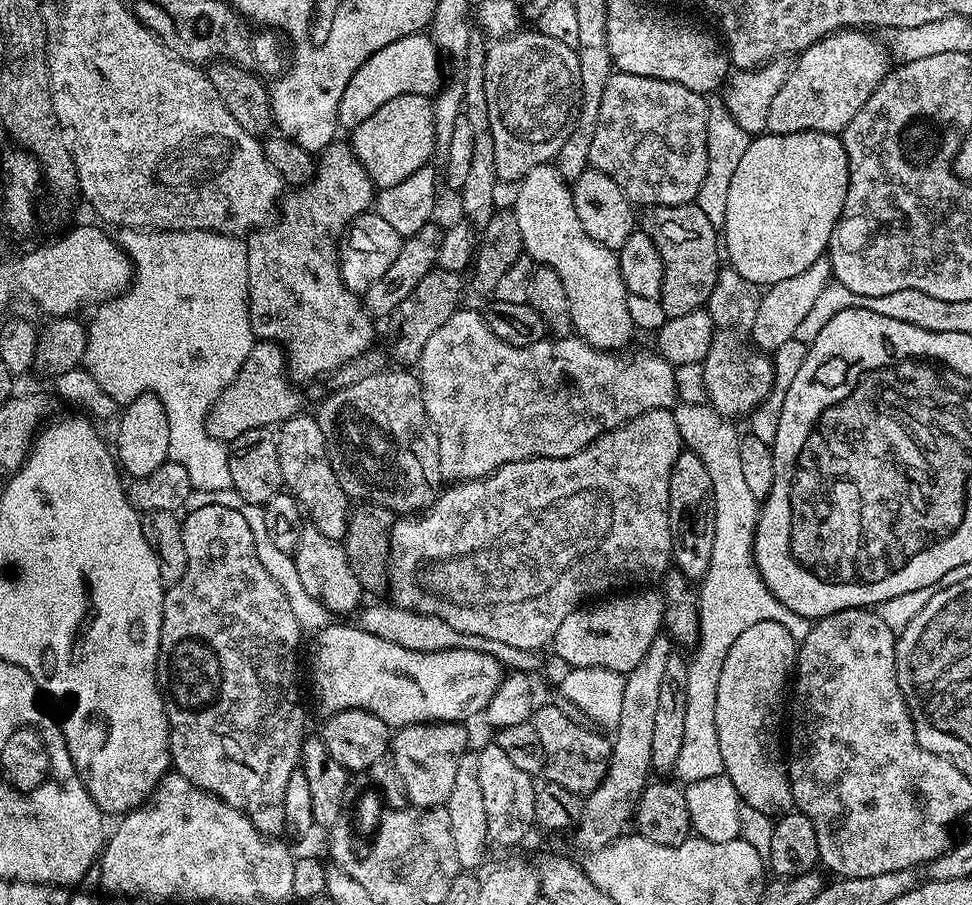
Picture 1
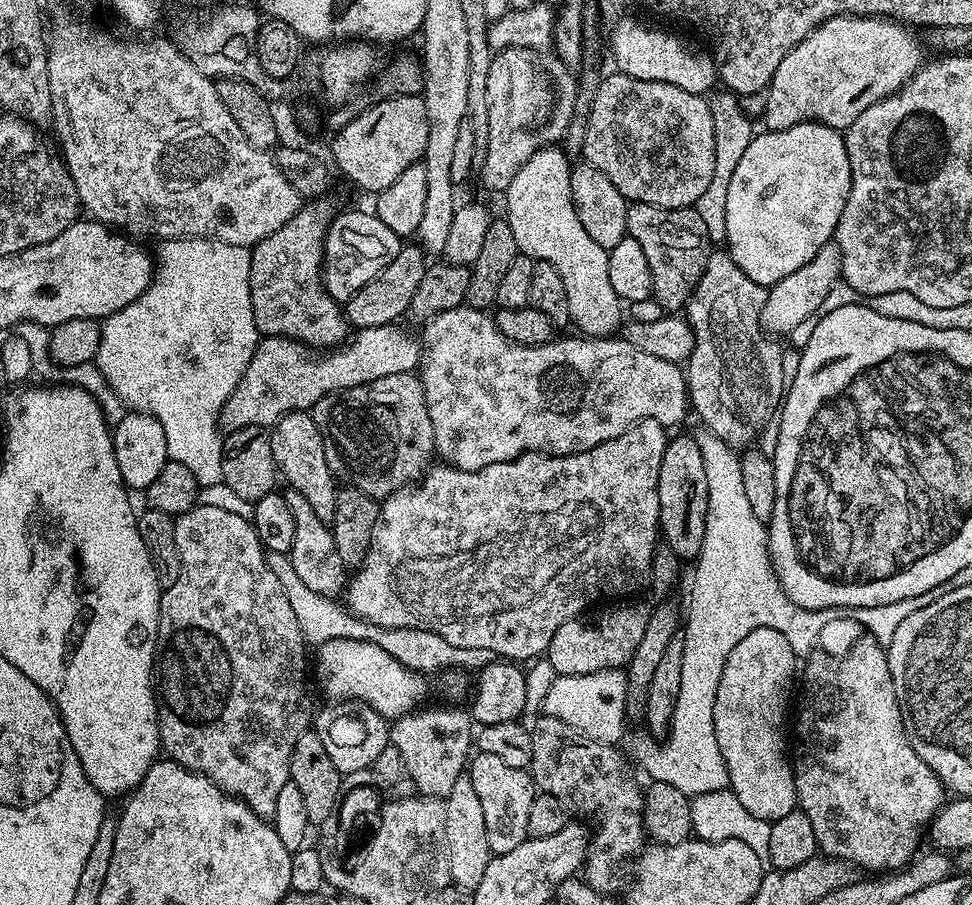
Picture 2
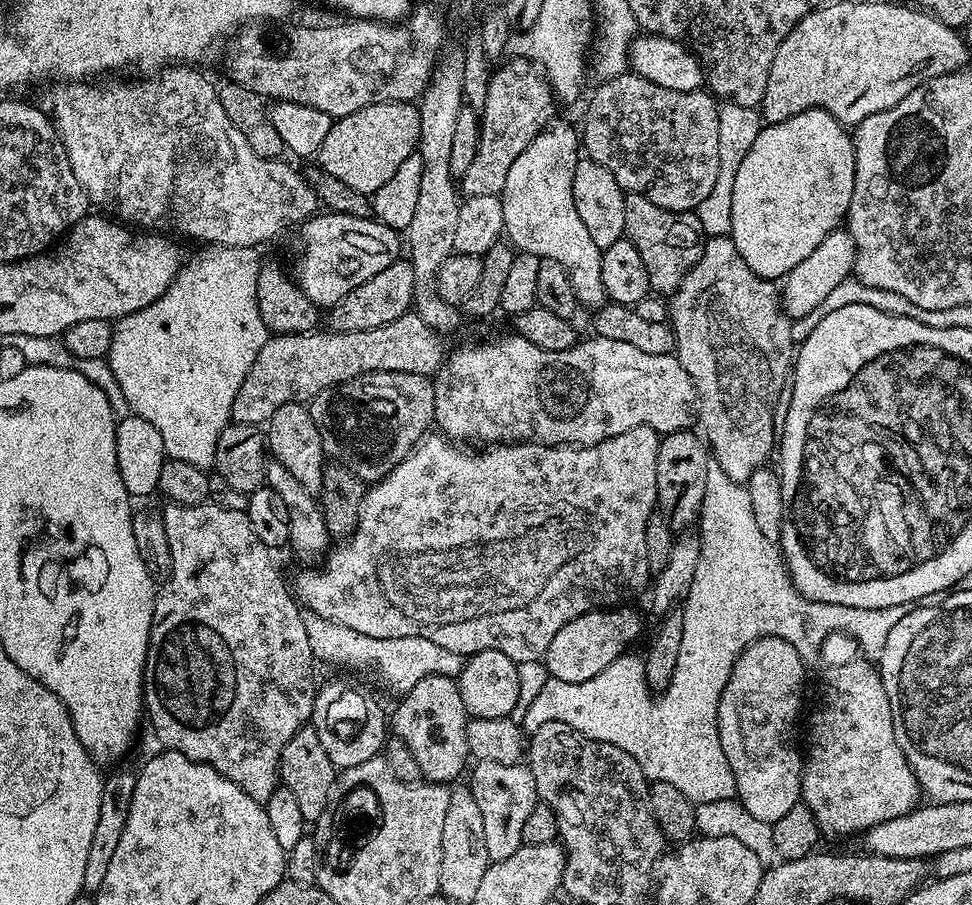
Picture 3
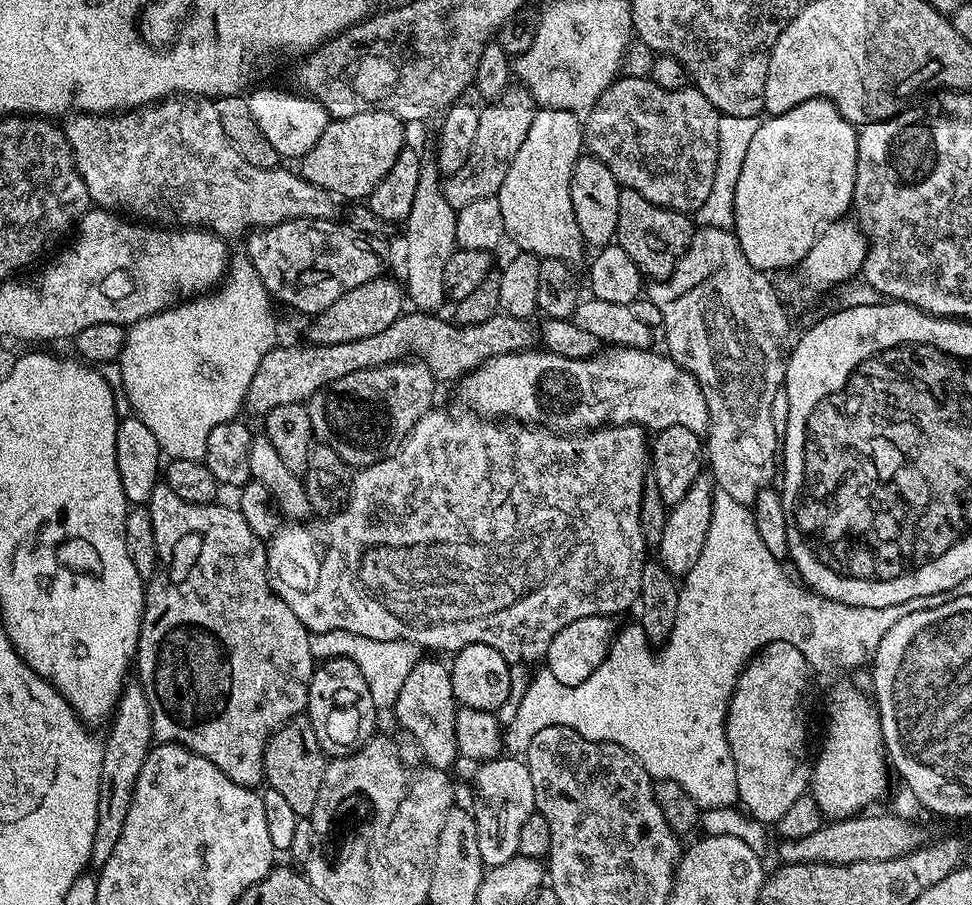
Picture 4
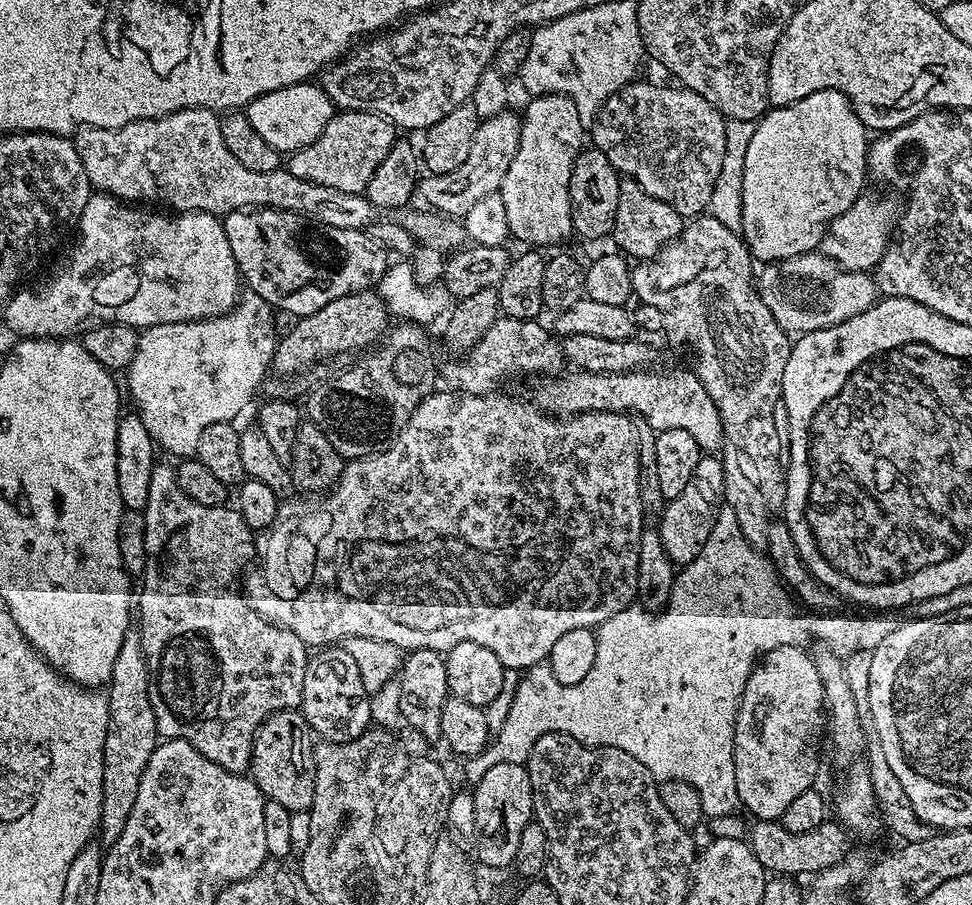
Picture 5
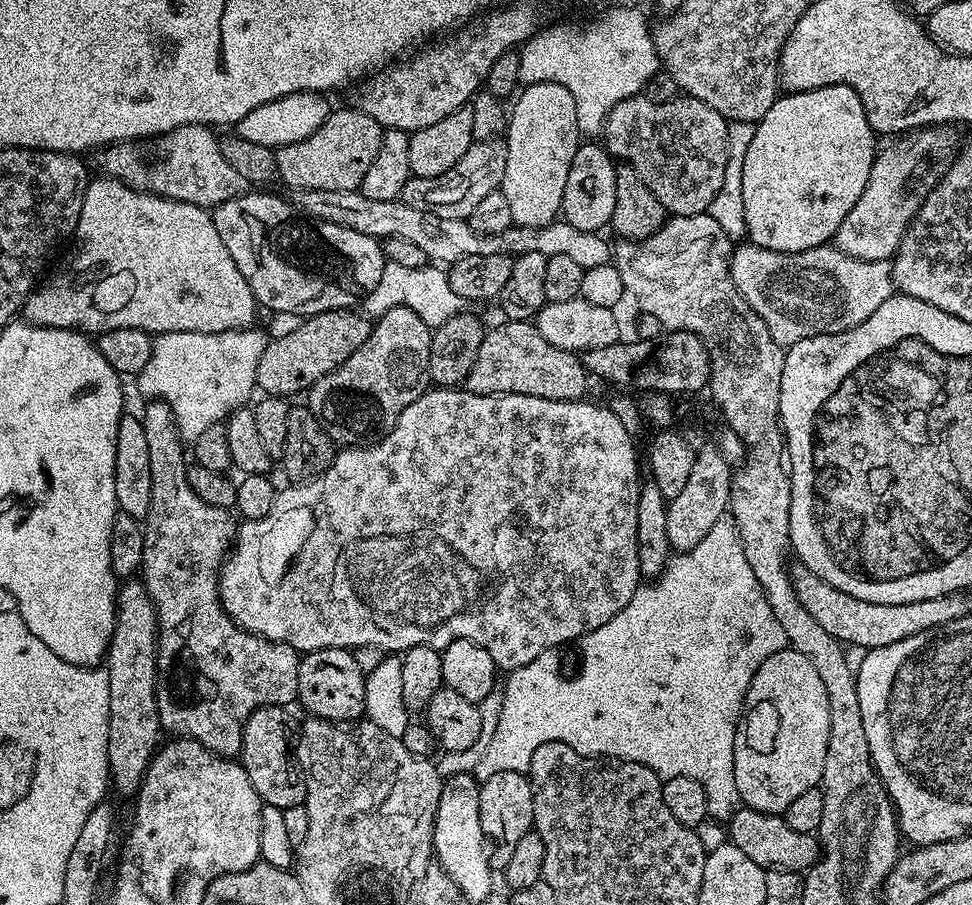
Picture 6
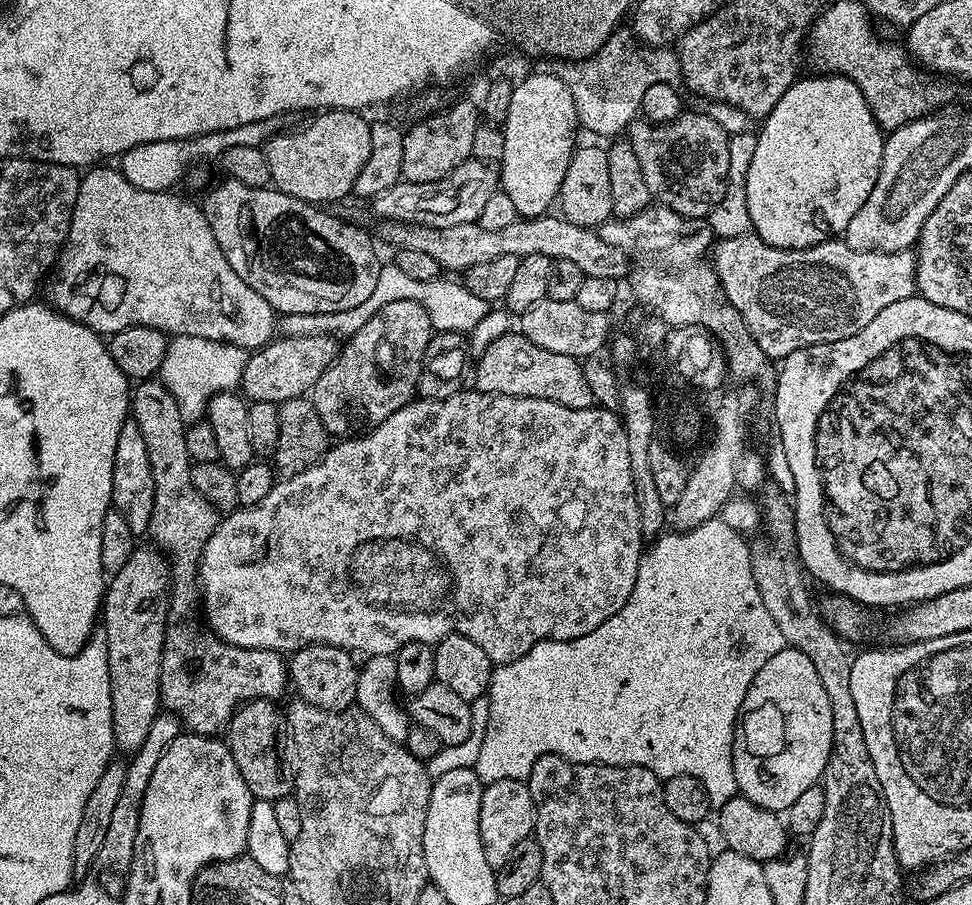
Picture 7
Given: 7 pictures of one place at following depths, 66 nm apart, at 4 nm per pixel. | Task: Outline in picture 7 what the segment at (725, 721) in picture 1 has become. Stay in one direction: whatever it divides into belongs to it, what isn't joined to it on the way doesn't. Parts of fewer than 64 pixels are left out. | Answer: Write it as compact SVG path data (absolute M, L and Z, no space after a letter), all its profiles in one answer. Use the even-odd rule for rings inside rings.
M785 646L781 652L774 654L774 658L770 658L770 662L766 662L766 666L762 666L762 670L758 670L758 674L754 674L754 682L750 682L750 690L746 690L746 698L740 707L736 735L732 741L734 778L739 795L771 812L787 813L804 791L821 783L830 758L833 730L830 698L826 698L826 689L818 679L814 662L796 648Z

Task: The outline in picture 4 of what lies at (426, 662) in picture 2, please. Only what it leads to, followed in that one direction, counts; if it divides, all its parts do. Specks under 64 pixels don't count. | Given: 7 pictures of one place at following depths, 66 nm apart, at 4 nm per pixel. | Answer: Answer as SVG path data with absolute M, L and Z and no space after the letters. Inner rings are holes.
M346 630L333 632L317 632L310 639L312 659L316 662L346 658L362 670L362 678L366 678L366 686L370 690L370 698L376 703L377 709L391 709L395 705L398 694L402 690L402 682L410 678L410 670L422 658L419 644L405 640L375 640L365 636L355 636Z

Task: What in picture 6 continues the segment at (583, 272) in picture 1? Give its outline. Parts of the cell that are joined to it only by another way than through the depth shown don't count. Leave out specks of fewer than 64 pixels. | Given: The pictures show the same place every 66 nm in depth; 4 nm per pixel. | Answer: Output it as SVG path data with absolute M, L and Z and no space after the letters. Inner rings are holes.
M542 82L529 84L523 90L515 97L516 105L507 117L508 153L502 190L515 227L541 228L557 219L561 211L570 162L574 162L574 154L580 149L582 133L574 94L566 86Z

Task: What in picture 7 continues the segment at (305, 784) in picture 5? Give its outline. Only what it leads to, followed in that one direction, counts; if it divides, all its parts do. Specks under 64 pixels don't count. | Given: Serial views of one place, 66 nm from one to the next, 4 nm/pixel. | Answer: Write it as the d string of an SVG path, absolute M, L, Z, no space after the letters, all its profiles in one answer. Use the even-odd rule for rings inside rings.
M250 700L247 704L241 704L226 729L230 754L257 800L275 802L292 796L294 792L294 776L284 746L286 716L278 705L276 700Z

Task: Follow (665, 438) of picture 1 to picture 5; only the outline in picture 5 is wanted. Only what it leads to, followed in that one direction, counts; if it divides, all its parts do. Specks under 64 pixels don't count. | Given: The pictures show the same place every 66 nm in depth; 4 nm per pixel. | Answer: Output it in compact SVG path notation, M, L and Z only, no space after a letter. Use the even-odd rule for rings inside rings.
M433 391L431 396L425 398L416 407L414 414L410 414L406 426L396 435L396 439L387 448L383 448L373 457L363 456L357 460L347 461L340 479L336 481L334 487L327 494L312 494L309 495L312 496L309 500L292 500L293 498L288 498L283 501L283 511L292 513L289 516L287 514L277 516L272 527L267 529L266 535L260 534L255 537L256 560L258 563L255 565L257 568L254 569L255 567L253 567L246 576L248 602L251 604L252 610L258 613L263 620L268 620L272 624L277 624L280 628L285 628L294 634L298 634L298 638L302 638L302 642L309 646L336 646L341 641L346 641L350 638L374 638L378 642L390 642L394 646L401 648L401 650L429 648L444 654L447 653L449 648L458 646L458 642L478 642L478 646L486 646L486 650L494 650L494 654L498 654L498 662L502 662L505 668L527 670L533 668L535 664L543 664L547 661L549 654L554 650L554 642L558 642L558 638L562 638L562 634L567 634L570 630L582 630L583 628L595 629L602 622L614 618L614 614L618 614L623 608L629 607L637 599L638 546L640 545L642 513L638 496L638 442L635 441L632 419L622 412L580 412L577 416L561 418L541 410L535 403L523 404L520 400L500 398L498 394L471 396L465 392L440 391Z

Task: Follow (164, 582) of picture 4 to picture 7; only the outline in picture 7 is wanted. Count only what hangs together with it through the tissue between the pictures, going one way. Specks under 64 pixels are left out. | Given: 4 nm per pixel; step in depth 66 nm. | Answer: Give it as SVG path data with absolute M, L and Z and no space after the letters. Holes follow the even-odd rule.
M159 379L139 381L130 392L130 419L138 422L138 430L142 430L142 439L146 441L146 455L150 458L150 474L154 474L154 514L148 523L147 535L152 536L151 543L166 553L170 561L170 612L173 617L184 616L198 604L198 565L200 555L210 538L210 534L220 523L222 516L217 512L198 490L194 490L194 482L190 482L190 470L193 460L186 450L186 421L182 418L182 410L178 410L178 402L174 402L174 394ZM169 623L168 634L164 638L164 657L162 658L162 666L160 667L160 703L172 715L180 719L181 725L189 732L197 732L200 736L216 736L223 733L228 727L228 723L232 720L232 715L241 704L247 704L250 700L276 700L284 692L284 687L287 689L290 684L288 675L288 660L281 653L274 650L262 650L261 648L239 648L234 644L228 644L224 640L219 640L213 636L211 631L203 630L199 632L192 624L176 624Z

